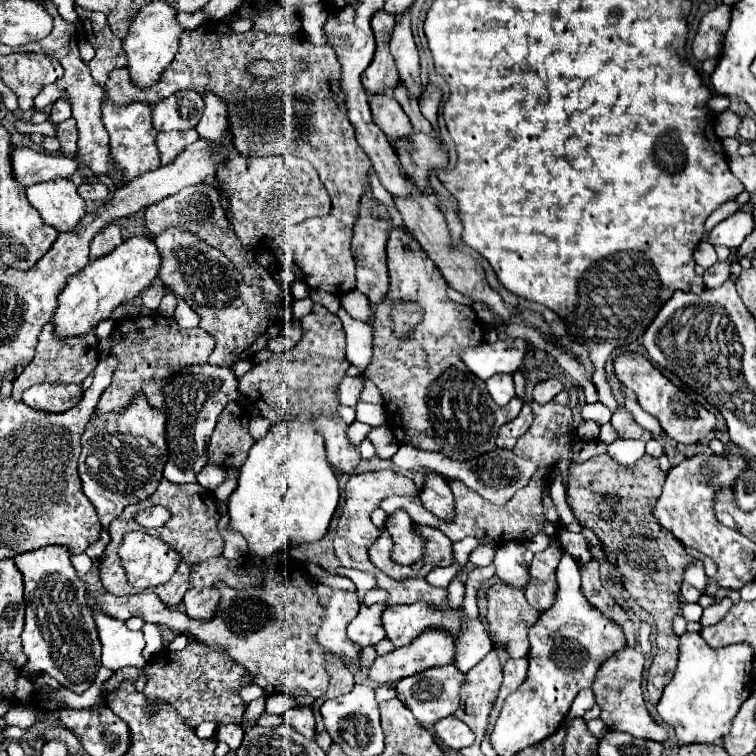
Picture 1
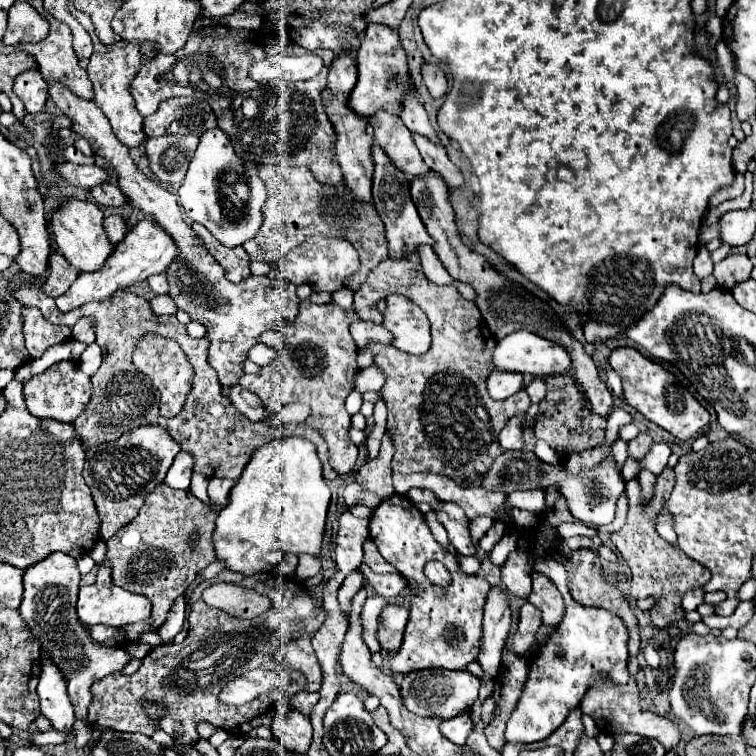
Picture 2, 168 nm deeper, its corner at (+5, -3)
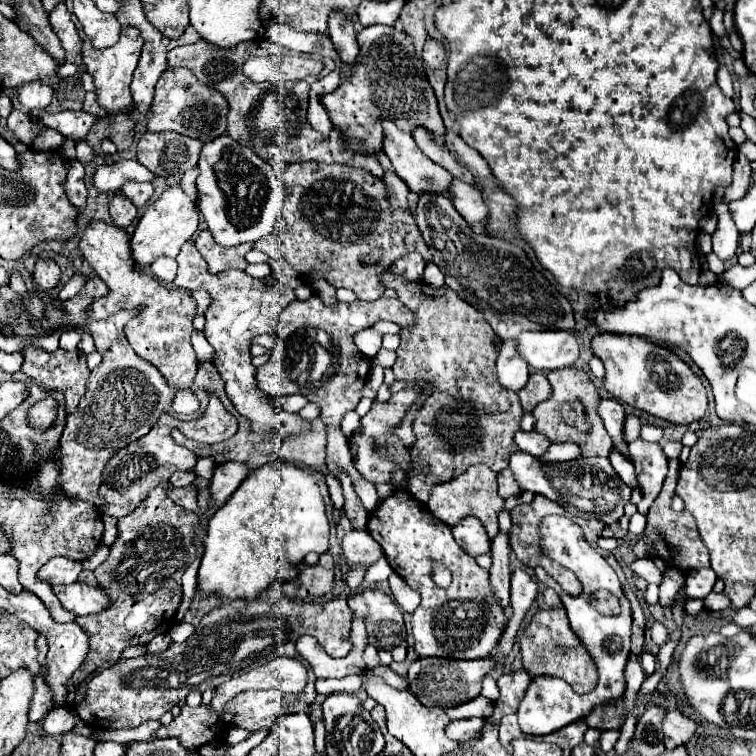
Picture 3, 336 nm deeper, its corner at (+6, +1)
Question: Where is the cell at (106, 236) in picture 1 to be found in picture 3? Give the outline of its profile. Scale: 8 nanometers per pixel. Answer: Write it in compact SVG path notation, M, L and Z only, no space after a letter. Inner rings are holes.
M112 196L110 200L110 216L118 228L128 228L136 218L136 206L122 196Z

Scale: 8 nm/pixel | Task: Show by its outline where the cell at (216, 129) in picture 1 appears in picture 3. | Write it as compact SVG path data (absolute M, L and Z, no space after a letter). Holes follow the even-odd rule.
M224 134L204 144L198 158L198 170L198 208L218 244L238 246L244 242L256 242L272 232L286 188L268 162L258 158L248 146L242 146Z

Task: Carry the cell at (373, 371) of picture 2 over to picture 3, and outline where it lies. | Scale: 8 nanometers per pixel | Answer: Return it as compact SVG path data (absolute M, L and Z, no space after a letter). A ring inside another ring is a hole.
M380 350L376 354L376 358L372 358L372 364L374 366L382 366L382 368L390 368L396 360L396 354L394 352L388 352L388 350Z

